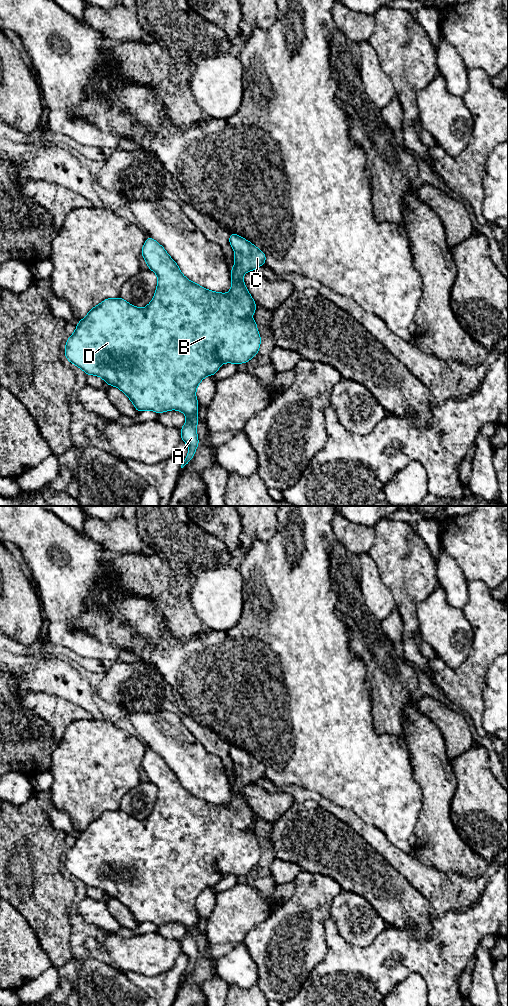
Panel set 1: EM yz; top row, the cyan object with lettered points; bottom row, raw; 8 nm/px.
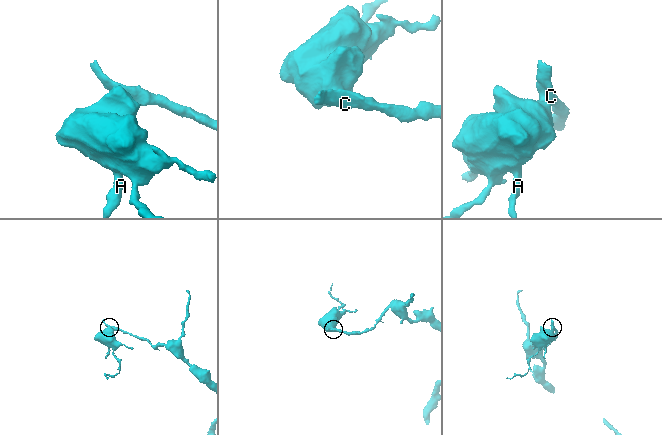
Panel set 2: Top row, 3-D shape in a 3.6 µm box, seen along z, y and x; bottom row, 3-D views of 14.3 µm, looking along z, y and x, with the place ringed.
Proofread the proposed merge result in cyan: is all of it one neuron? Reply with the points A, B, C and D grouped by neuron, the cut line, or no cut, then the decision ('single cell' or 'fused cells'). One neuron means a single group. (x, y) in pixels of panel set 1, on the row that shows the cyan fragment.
A B C D; no cut; single cell

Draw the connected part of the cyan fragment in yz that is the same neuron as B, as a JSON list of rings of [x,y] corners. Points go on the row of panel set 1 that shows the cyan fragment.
[[[231,233],[229,242],[235,253],[235,265],[230,274],[231,289],[225,294],[207,290],[187,279],[164,247],[147,237],[141,250],[142,257],[148,264],[148,269],[155,272],[158,278],[152,301],[145,308],[139,308],[120,297],[105,299],[78,322],[76,330],[65,345],[65,357],[70,363],[78,366],[87,375],[99,376],[107,385],[120,389],[134,404],[137,412],[151,410],[159,414],[178,410],[185,414],[186,423],[181,428],[181,440],[188,445],[189,450],[181,468],[192,460],[199,444],[196,431],[199,422],[197,386],[206,376],[214,376],[223,363],[247,363],[258,353],[261,343],[256,320],[250,318],[257,305],[243,282],[243,275],[265,265],[266,256],[263,251],[237,234]]]

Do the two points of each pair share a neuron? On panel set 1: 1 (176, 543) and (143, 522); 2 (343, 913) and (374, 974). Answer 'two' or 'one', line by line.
1: one
2: two

